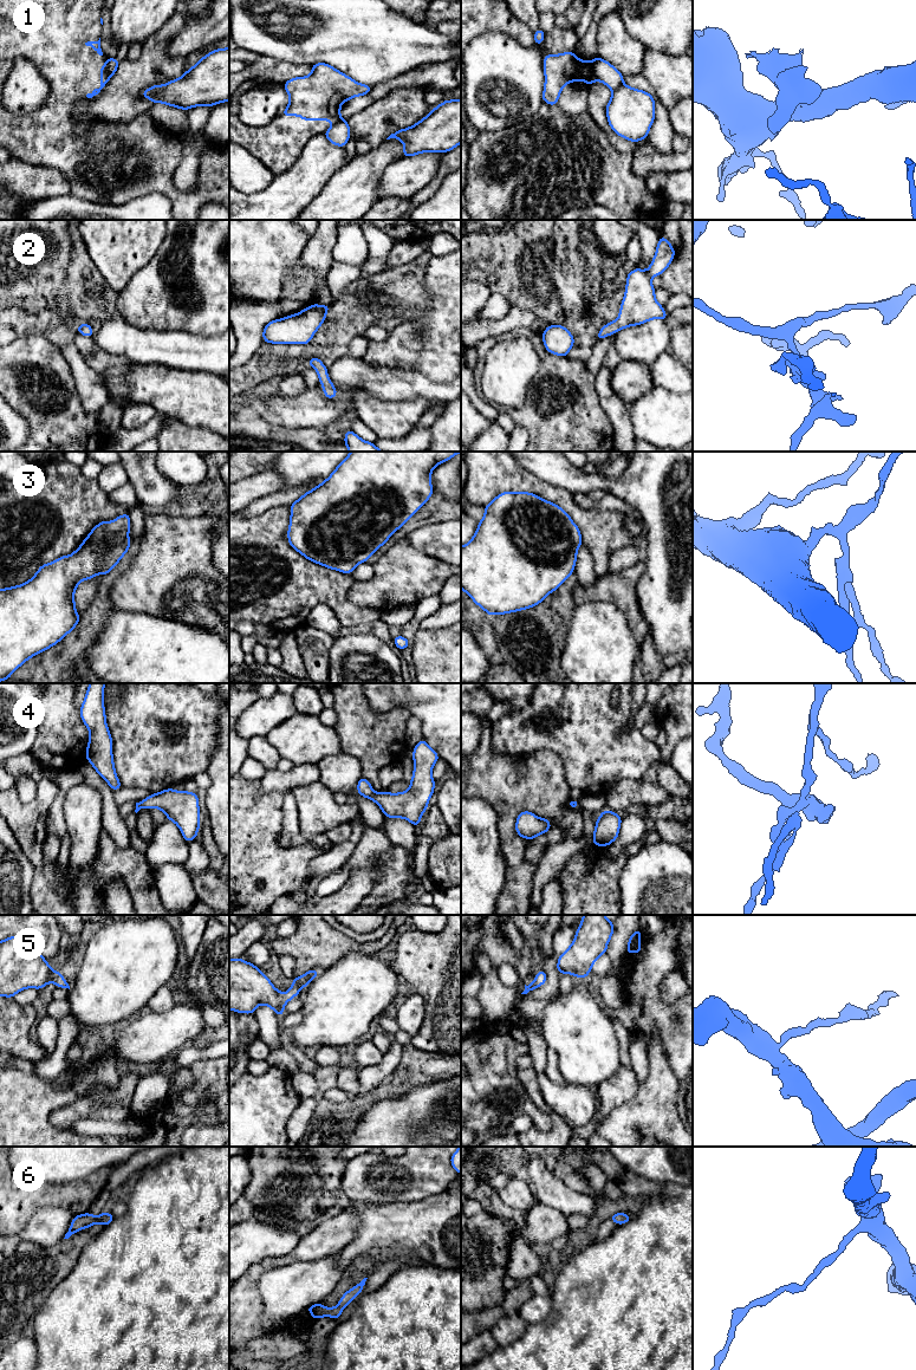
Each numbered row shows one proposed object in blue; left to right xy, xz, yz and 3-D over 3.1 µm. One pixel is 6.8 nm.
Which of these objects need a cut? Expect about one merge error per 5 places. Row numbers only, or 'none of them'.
1

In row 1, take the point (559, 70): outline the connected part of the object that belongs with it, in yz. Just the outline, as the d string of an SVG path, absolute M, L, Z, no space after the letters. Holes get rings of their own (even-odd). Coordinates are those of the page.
M573 52L546 54L544 58L545 85L543 102L556 105L563 87L576 80L589 85L597 80L591 61L580 60Z

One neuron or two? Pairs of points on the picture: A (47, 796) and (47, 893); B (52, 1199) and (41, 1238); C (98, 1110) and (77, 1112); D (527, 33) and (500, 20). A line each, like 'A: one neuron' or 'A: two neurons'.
A: one neuron
B: two neurons
C: one neuron
D: one neuron

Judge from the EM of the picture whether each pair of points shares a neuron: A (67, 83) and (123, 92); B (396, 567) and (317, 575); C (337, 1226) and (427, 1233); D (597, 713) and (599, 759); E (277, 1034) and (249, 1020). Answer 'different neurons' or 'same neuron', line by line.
A: different neurons
B: different neurons
C: different neurons
D: same neuron
E: different neurons

